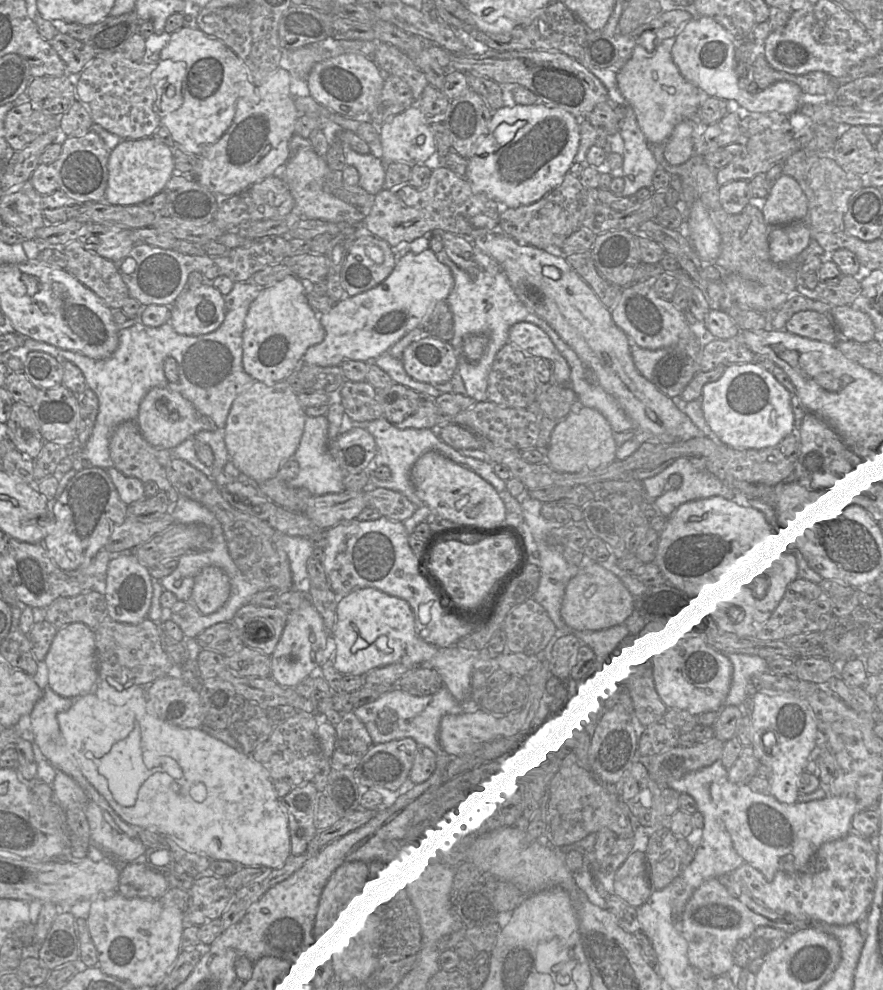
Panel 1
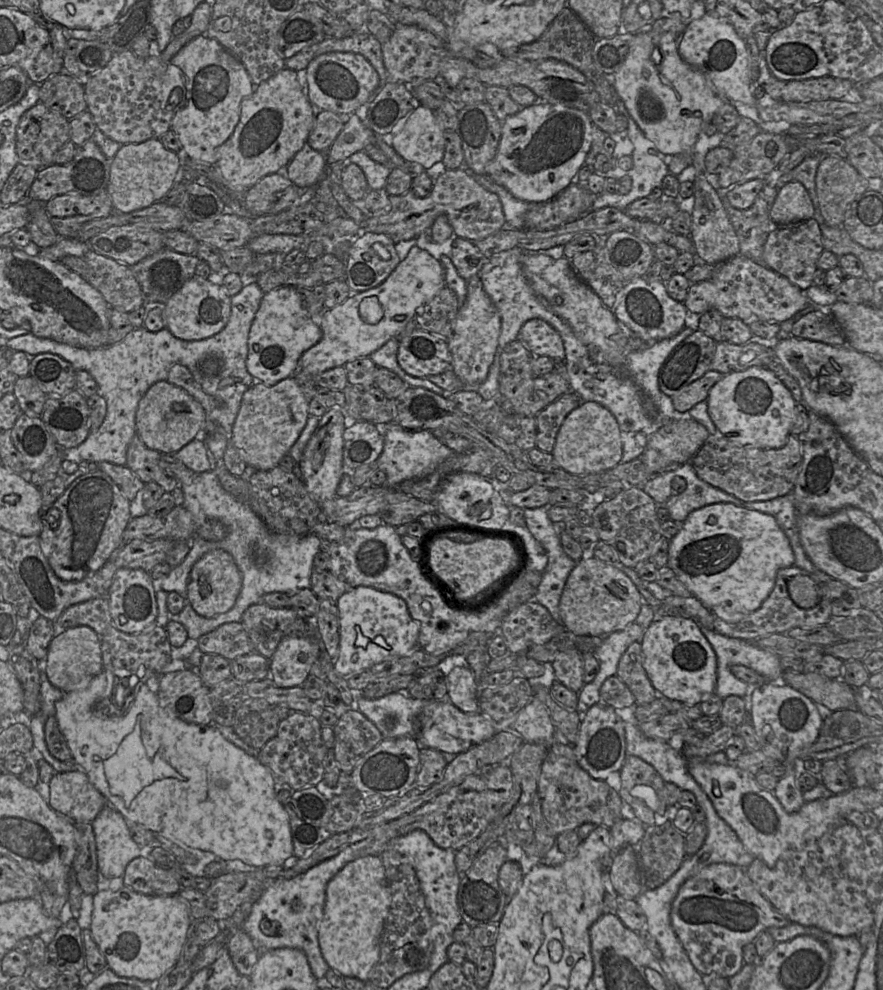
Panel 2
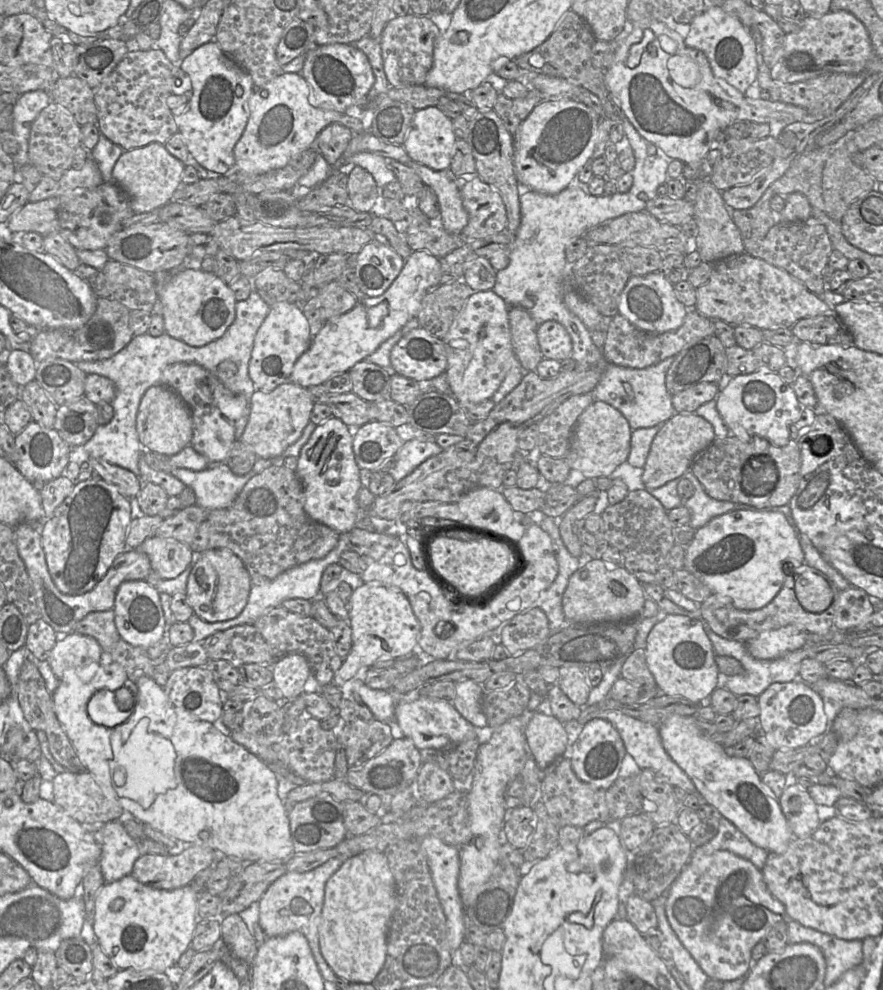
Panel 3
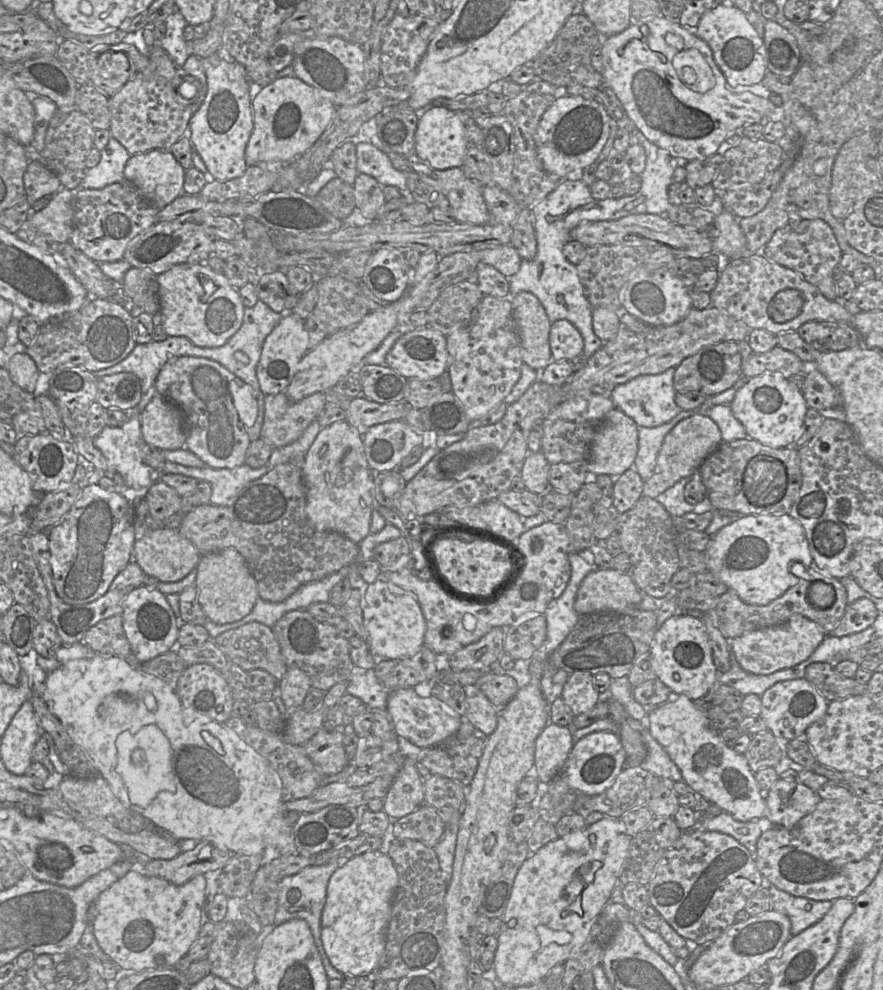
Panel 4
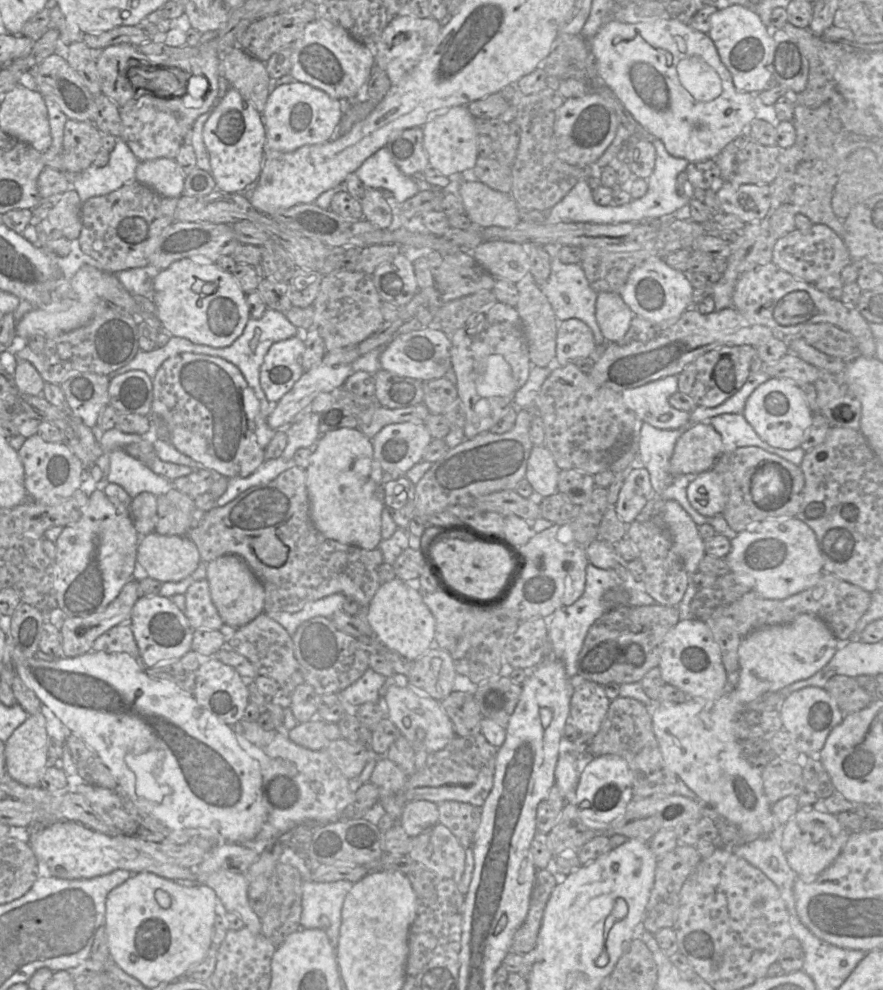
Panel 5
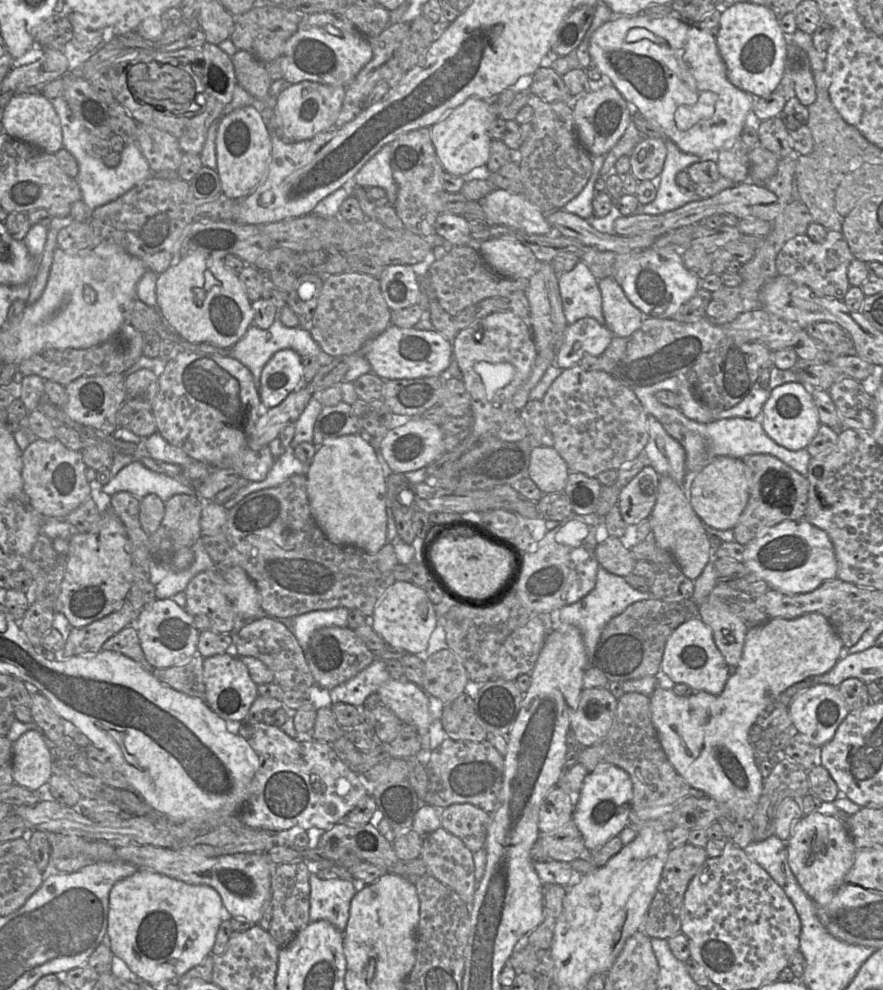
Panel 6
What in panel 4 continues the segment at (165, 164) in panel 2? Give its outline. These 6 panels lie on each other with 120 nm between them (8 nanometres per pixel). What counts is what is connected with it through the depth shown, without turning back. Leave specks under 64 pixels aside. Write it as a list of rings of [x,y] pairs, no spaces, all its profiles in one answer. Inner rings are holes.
[[[151,150],[131,155],[124,168],[124,178],[158,210],[185,194],[185,170],[170,151]]]

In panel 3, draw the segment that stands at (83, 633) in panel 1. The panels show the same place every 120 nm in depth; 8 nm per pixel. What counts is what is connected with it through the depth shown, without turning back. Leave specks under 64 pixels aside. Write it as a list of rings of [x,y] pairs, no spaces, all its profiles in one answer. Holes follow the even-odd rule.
[[[76,632],[59,637],[47,659],[58,679],[68,668],[84,667],[103,660],[105,656],[97,640]]]

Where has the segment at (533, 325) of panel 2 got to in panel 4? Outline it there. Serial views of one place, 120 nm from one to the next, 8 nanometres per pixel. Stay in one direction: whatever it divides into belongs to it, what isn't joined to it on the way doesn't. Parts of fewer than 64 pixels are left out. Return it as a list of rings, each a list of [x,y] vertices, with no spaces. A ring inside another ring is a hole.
[[[568,320],[552,323],[549,344],[555,361],[569,361],[583,353],[584,341],[578,329]]]

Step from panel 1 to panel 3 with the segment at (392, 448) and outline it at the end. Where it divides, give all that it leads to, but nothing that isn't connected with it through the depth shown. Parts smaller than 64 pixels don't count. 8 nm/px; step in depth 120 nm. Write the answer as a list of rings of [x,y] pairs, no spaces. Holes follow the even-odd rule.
[[[418,439],[405,441],[394,455],[394,466],[389,474],[396,482],[399,482],[412,473],[425,460],[441,453],[443,450],[435,441],[421,441]]]

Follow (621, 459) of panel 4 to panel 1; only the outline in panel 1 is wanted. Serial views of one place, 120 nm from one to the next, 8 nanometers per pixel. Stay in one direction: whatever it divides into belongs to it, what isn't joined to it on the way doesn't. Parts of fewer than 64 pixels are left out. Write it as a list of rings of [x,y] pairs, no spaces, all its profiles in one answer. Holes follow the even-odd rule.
[[[580,404],[554,427],[546,449],[546,462],[552,469],[565,473],[607,467],[616,460],[617,445],[613,435],[607,419],[598,410]]]

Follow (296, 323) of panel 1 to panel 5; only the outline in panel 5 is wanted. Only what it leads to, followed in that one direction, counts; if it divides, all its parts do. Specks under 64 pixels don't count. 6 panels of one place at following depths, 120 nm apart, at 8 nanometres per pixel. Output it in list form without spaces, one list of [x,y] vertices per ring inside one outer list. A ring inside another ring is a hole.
[[[298,336],[278,341],[270,347],[260,368],[260,385],[266,398],[277,403],[304,372],[304,342]]]

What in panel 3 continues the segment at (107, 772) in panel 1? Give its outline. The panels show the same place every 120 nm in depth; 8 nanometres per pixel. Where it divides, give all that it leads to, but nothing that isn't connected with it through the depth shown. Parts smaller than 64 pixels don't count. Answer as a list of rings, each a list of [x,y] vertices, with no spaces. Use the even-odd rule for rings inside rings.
[[[143,717],[133,728],[127,741],[121,739],[121,732],[112,732],[110,744],[113,759],[109,762],[112,785],[120,797],[125,797],[137,802],[147,809],[155,799],[156,794],[170,791],[176,783],[175,773],[173,775],[174,748],[170,740],[160,734],[148,732],[150,720]],[[123,767],[126,771],[126,781],[122,786],[116,786],[113,781],[114,771]]]

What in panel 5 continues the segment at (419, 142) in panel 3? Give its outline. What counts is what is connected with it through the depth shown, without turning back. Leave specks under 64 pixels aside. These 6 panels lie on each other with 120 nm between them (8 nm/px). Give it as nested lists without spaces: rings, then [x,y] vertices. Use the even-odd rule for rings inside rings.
[[[461,105],[451,107],[446,113],[432,117],[422,126],[423,146],[429,166],[446,177],[474,168],[479,156],[477,149],[478,133],[474,118],[467,106]]]

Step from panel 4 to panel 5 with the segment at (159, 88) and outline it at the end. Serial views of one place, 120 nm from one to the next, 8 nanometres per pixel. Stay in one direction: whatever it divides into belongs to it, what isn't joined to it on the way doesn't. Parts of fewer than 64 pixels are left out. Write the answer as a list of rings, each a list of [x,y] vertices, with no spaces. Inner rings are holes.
[[[153,107],[120,108],[123,126],[122,140],[128,145],[139,161],[168,158],[175,160],[183,142],[182,128],[175,115]]]

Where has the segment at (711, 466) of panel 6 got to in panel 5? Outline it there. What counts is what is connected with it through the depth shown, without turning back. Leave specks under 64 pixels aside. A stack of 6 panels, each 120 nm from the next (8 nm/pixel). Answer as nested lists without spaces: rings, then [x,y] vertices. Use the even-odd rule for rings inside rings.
[[[713,470],[702,472],[687,487],[687,498],[701,515],[722,514],[726,505],[726,489],[720,476]]]

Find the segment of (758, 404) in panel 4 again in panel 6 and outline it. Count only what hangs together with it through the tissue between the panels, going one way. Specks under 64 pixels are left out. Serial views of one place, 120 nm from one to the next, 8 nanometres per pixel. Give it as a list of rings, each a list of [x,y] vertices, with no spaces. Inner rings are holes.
[[[786,383],[770,394],[760,414],[765,433],[778,445],[790,450],[806,449],[818,432],[820,421],[811,394],[800,383]]]

